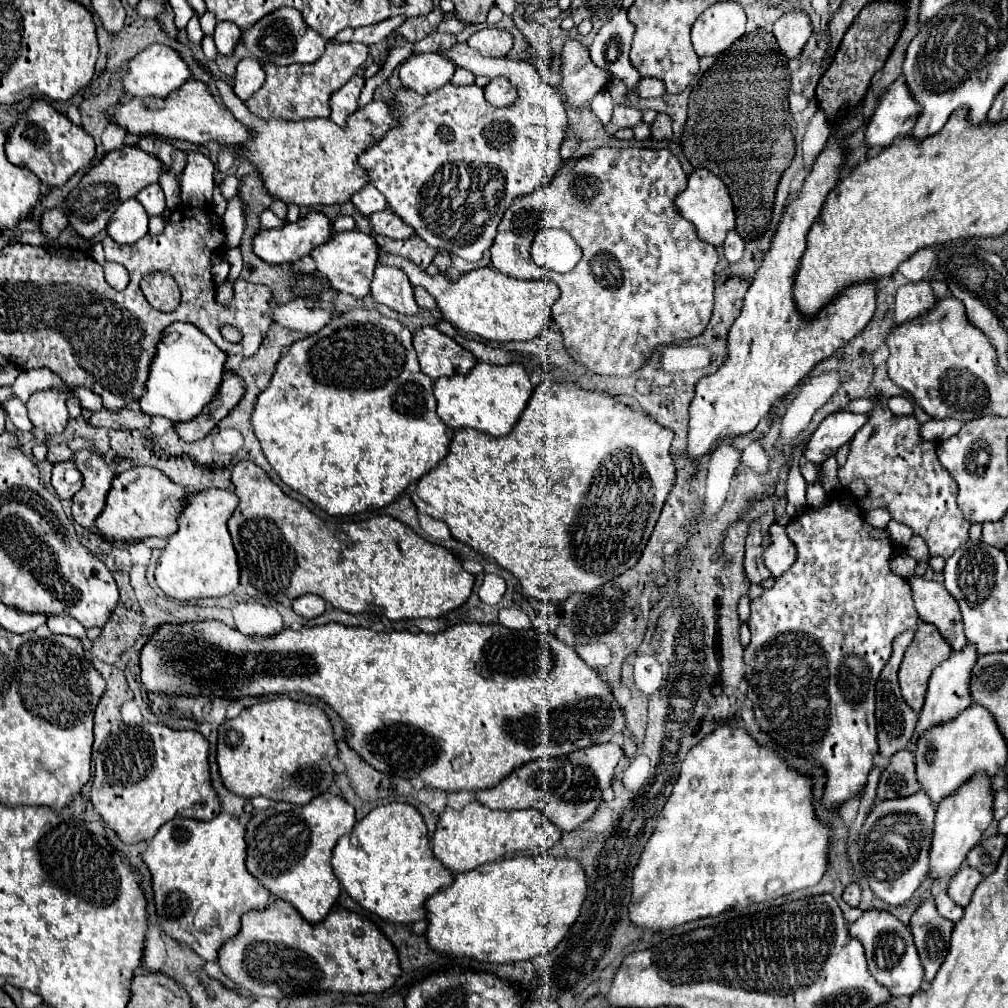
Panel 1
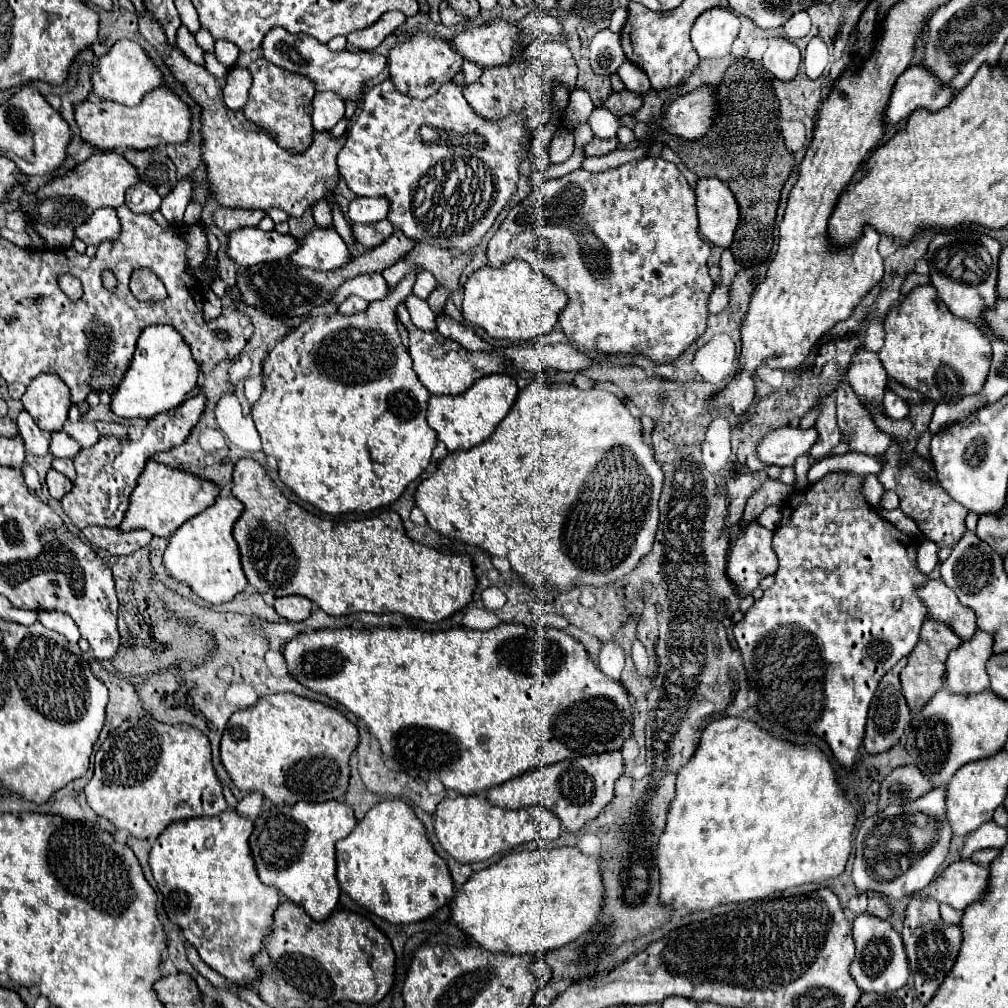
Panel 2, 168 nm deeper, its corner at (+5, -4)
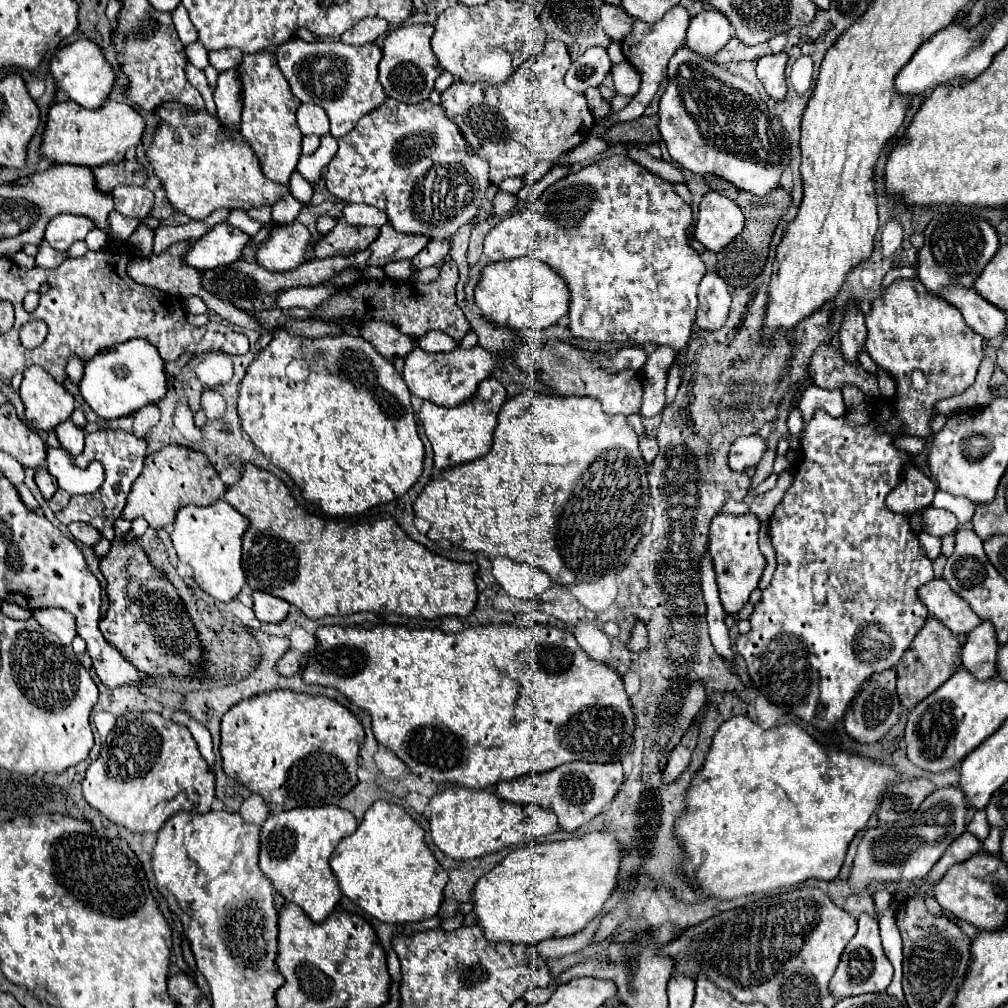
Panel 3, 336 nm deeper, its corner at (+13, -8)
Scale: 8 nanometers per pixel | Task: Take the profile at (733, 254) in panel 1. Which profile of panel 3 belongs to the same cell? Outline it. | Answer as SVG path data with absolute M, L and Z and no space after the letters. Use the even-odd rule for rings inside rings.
M706 274L698 288L698 310L696 310L696 324L700 330L714 332L720 330L728 318L730 308L730 292L726 282L716 274Z

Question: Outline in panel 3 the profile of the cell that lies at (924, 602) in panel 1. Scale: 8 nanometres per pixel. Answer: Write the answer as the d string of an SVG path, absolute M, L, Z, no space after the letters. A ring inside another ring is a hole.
M944 578L930 580L918 590L918 598L926 604L930 614L934 614L946 628L956 634L968 634L982 620L972 612L966 600L960 600L956 592L952 592L950 584Z

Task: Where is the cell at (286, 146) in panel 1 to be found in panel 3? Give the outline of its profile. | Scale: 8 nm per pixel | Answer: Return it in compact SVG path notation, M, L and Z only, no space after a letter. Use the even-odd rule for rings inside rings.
M174 102L162 110L162 124L146 150L146 158L176 212L192 220L204 220L218 208L250 210L262 204L274 204L288 192L288 186L276 184L262 174L250 144L242 136L224 130L218 118L208 112L188 112L182 104Z

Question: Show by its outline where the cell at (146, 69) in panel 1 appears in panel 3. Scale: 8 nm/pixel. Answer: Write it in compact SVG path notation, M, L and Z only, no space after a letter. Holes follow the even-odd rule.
M76 40L60 48L50 60L50 74L56 82L56 88L62 90L70 100L84 108L98 108L106 102L110 88L116 84L116 74L112 66L104 60L102 50L90 40Z

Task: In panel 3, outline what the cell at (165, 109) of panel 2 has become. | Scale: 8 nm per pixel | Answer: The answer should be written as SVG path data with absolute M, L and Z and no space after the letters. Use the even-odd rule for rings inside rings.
M72 100L54 102L48 108L46 130L42 134L40 156L50 160L52 164L76 164L86 168L96 168L110 162L124 160L128 148L134 148L144 130L142 116L130 106L120 102L104 104L104 108L90 110L74 104Z

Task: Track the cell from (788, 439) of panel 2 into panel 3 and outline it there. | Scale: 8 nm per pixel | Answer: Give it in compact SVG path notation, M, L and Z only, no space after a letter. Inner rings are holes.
M746 436L746 438L738 438L728 452L728 466L732 472L744 472L750 466L756 466L760 462L760 458L766 452L766 442L758 436Z

